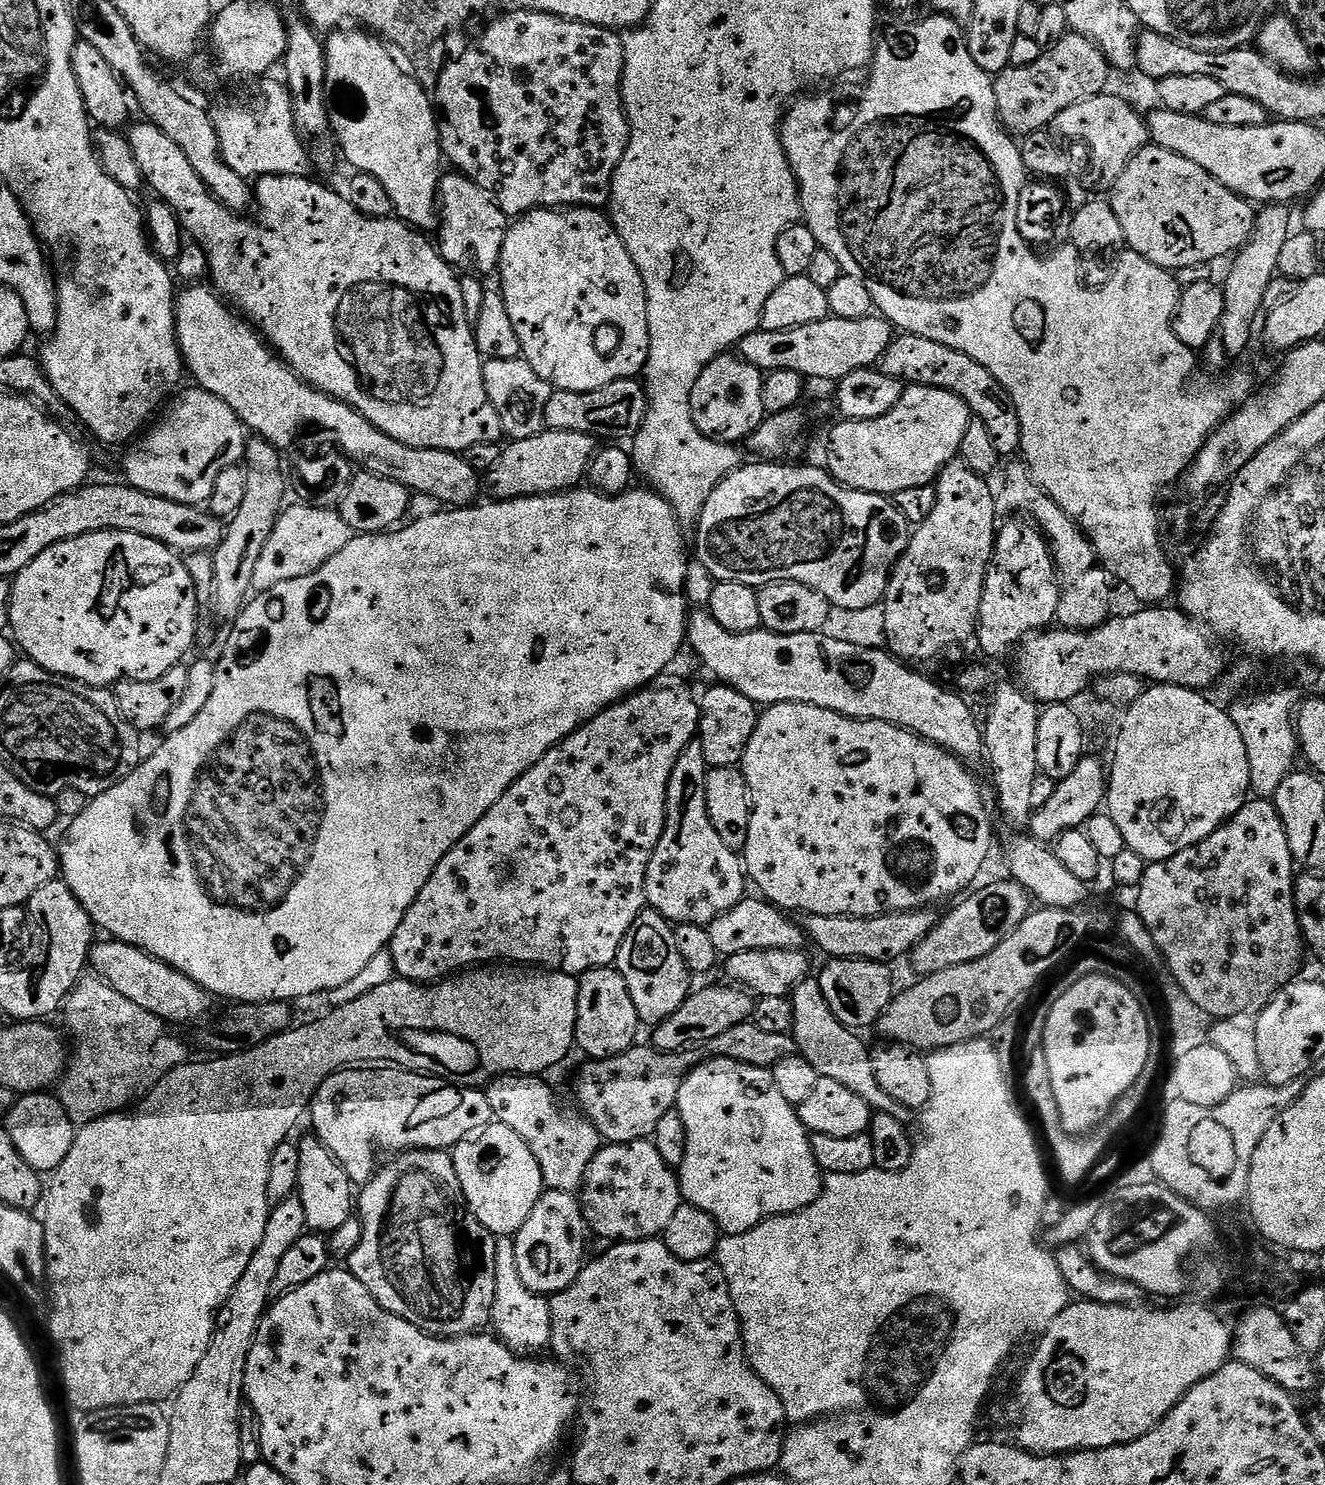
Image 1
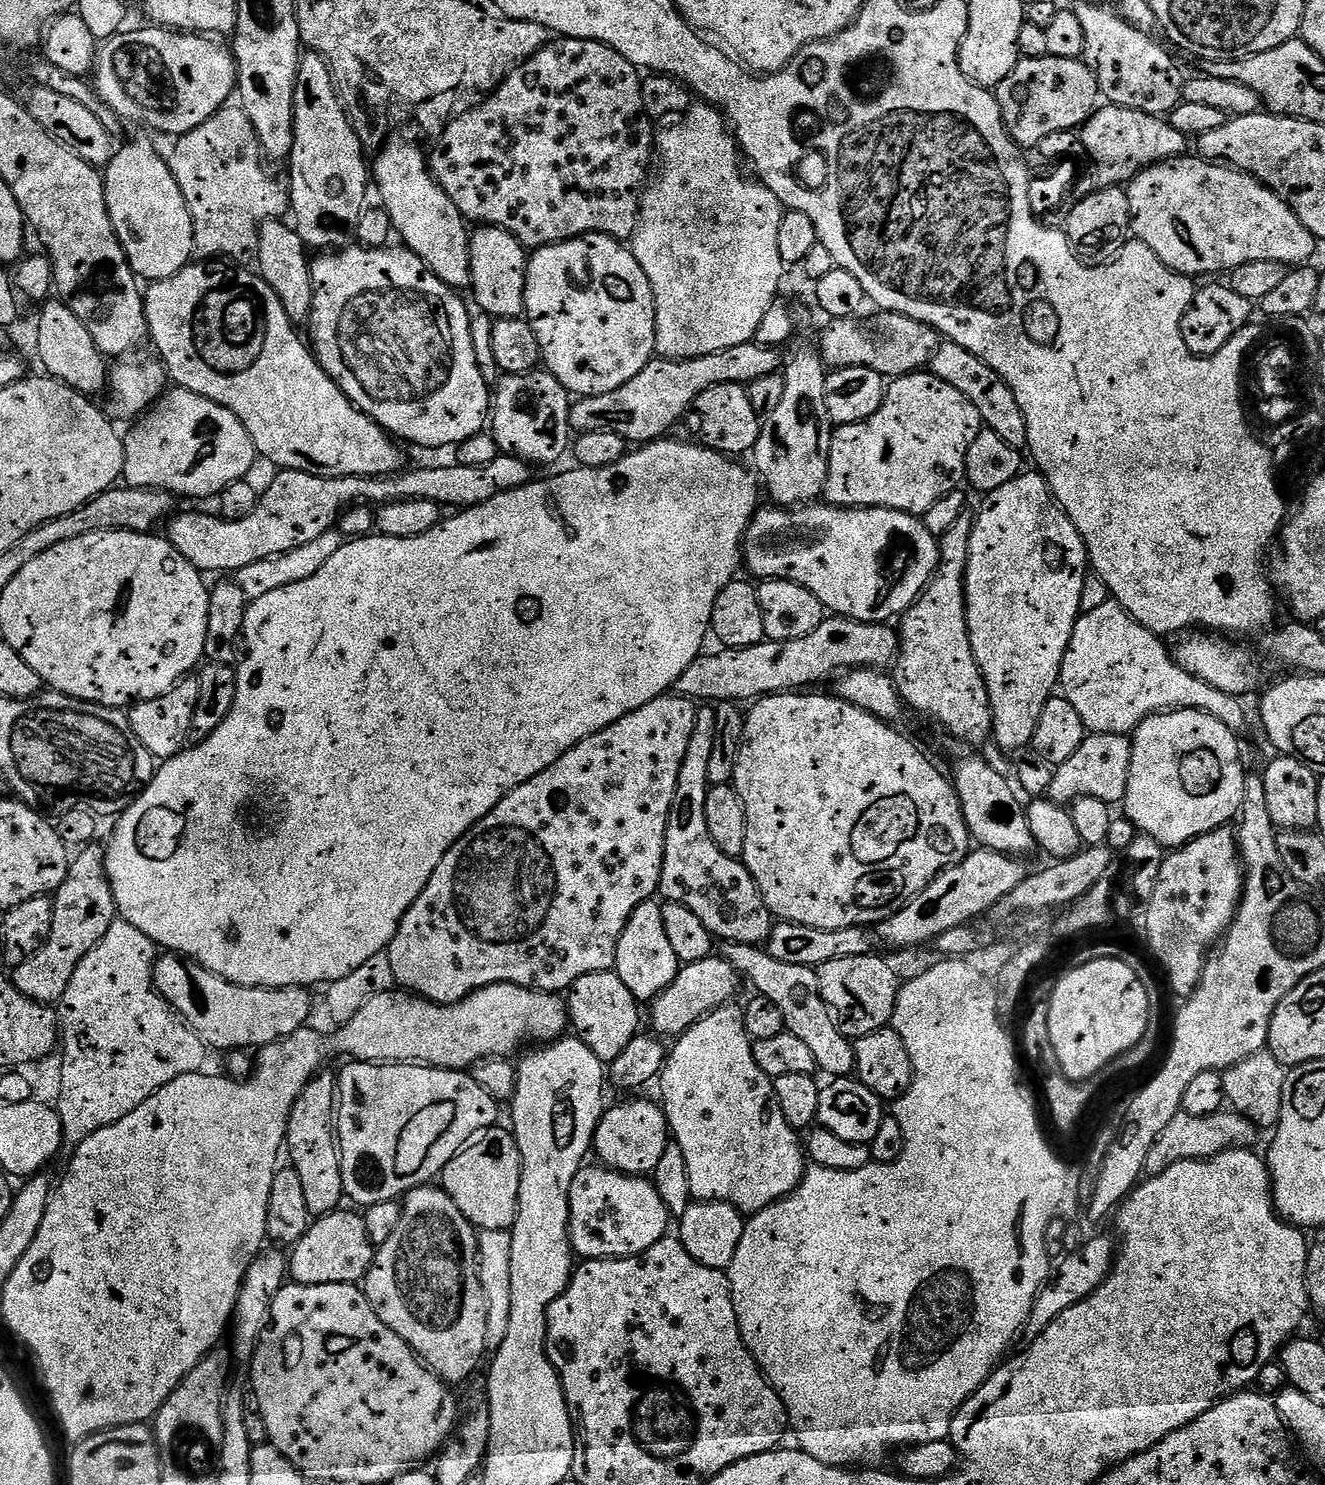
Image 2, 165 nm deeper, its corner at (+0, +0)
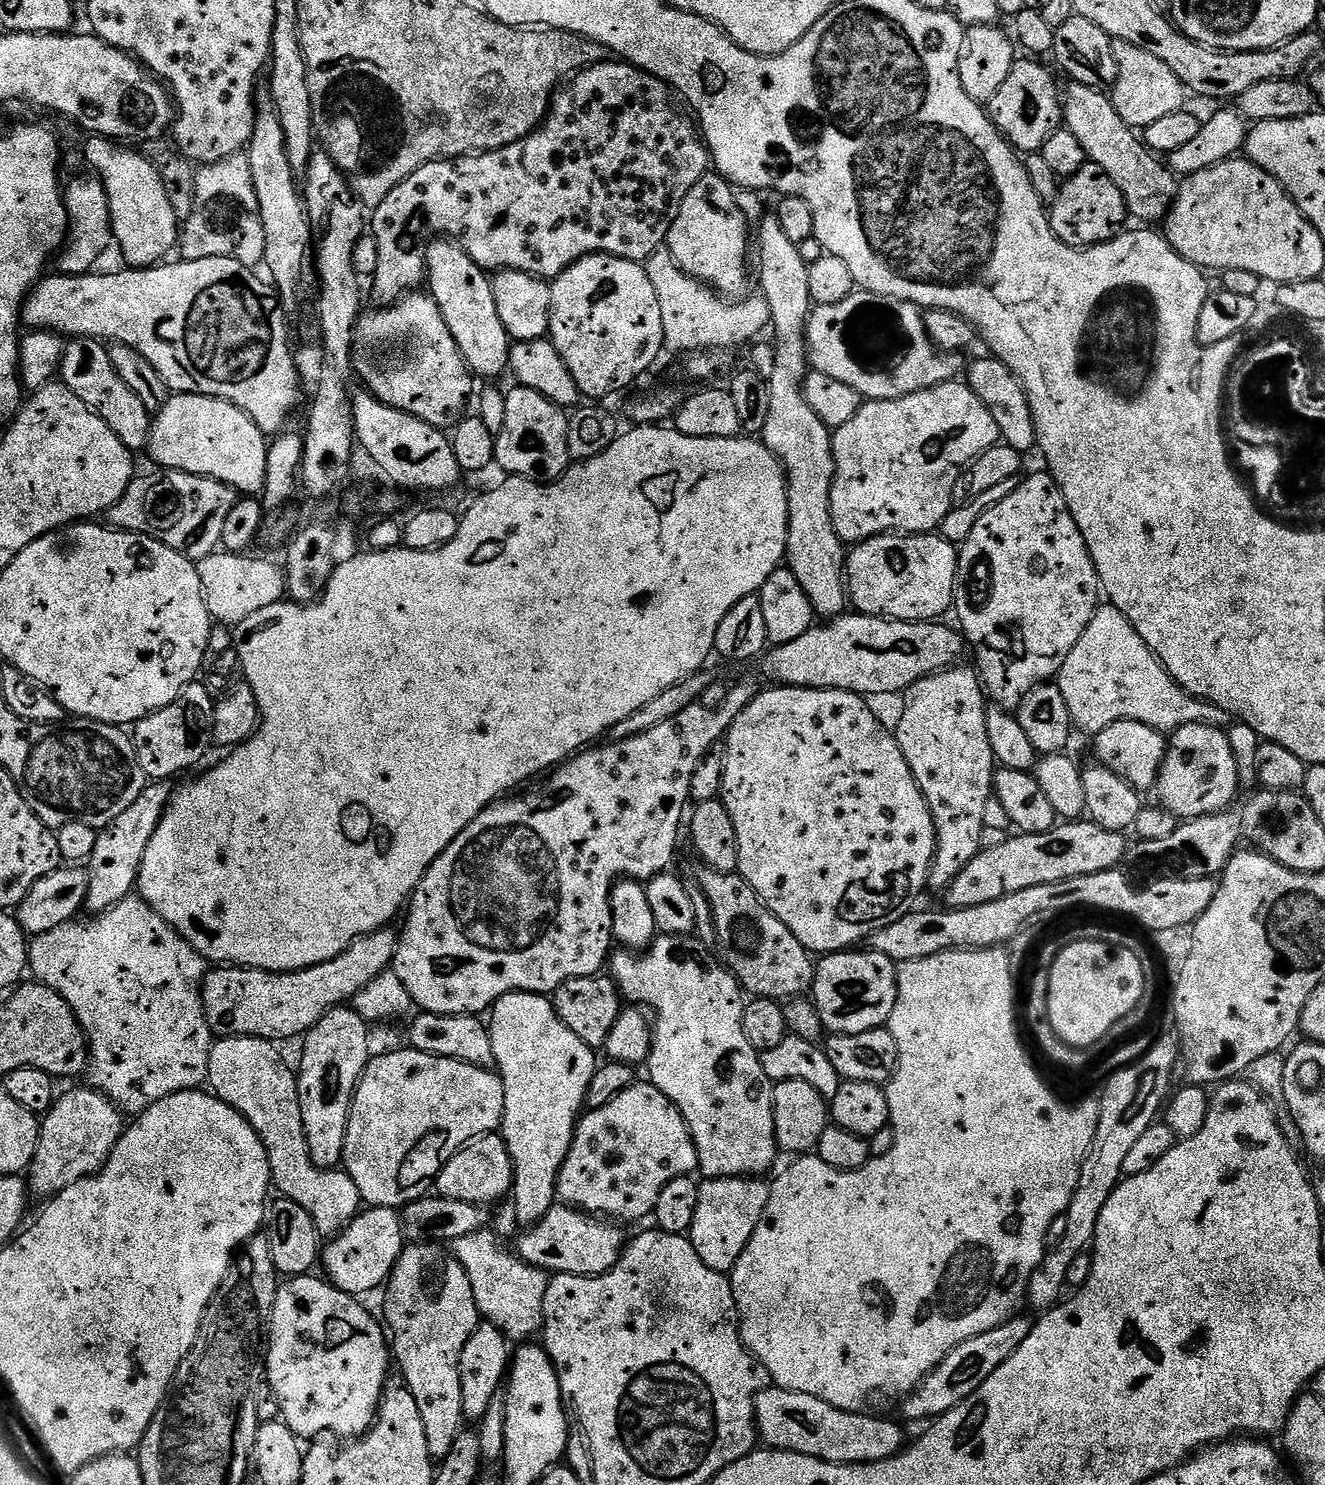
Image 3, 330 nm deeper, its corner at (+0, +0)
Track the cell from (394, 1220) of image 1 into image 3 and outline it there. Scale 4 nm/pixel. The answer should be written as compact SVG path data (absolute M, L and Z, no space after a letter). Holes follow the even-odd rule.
M435 1242L409 1243L398 1258L383 1293L383 1319L390 1333L394 1364L397 1369L400 1367L403 1383L414 1394L414 1402L418 1402L426 1430L426 1446L433 1458L450 1454L450 1446L454 1446L454 1438L458 1438L465 1423L458 1366L462 1362L462 1350L466 1342L470 1342L470 1334L474 1334L482 1322L466 1270L455 1255L448 1253L447 1256L444 1251Z

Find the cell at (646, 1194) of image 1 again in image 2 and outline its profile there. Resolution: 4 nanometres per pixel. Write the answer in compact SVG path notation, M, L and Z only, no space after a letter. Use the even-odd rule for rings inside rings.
M595 1167L580 1168L570 1182L568 1233L573 1253L584 1260L644 1255L654 1242L669 1235L666 1202L662 1202L651 1179L616 1172L613 1168Z

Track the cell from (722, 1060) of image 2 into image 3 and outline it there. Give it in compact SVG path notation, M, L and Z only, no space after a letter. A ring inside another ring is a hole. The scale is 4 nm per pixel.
M692 934L657 935L641 952L613 951L610 956L610 975L621 997L629 1005L647 1006L654 1013L652 1049L646 1065L647 1079L655 1088L662 1090L662 1094L666 1094L666 1098L670 1098L670 1102L674 1102L682 1114L698 1150L699 1175L717 1180L731 1176L756 1178L764 1174L760 1172L766 1171L775 1162L778 1153L772 1109L774 1084L766 1078L760 1053L750 1046L746 1030L742 1030L746 996L736 977L717 959L713 949Z

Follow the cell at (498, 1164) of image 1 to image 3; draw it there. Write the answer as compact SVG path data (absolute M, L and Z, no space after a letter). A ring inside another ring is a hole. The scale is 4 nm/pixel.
M503 1135L480 1136L459 1148L440 1171L434 1188L439 1195L458 1202L492 1206L495 1200L503 1196L505 1199L512 1191L512 1155L508 1152Z

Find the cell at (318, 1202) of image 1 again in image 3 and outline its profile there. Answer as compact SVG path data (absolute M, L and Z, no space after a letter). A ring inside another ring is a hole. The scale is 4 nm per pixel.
M341 1006L327 1012L303 1037L304 1053L300 1056L300 1068L298 1064L296 1078L298 1102L302 1106L302 1126L306 1130L306 1146L310 1146L310 1158L319 1168L336 1168L344 1159L344 1143L352 1099L356 1087L360 1085L360 1075L364 1073L364 1067L367 1066L374 1048L368 1028L370 1028L369 1021L362 1019L355 1007Z

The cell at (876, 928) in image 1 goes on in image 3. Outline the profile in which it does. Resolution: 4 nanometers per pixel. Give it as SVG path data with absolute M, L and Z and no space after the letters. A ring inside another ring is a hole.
M1081 818L1075 822L1060 822L1056 827L1042 834L1012 834L1001 844L989 843L950 882L943 893L943 903L950 908L969 908L994 902L1006 894L1018 894L1018 890L1030 890L1030 886L1057 884L1070 878L1086 874L1110 872L1117 867L1119 860L1125 859L1129 841L1125 833L1106 830L1102 826Z

